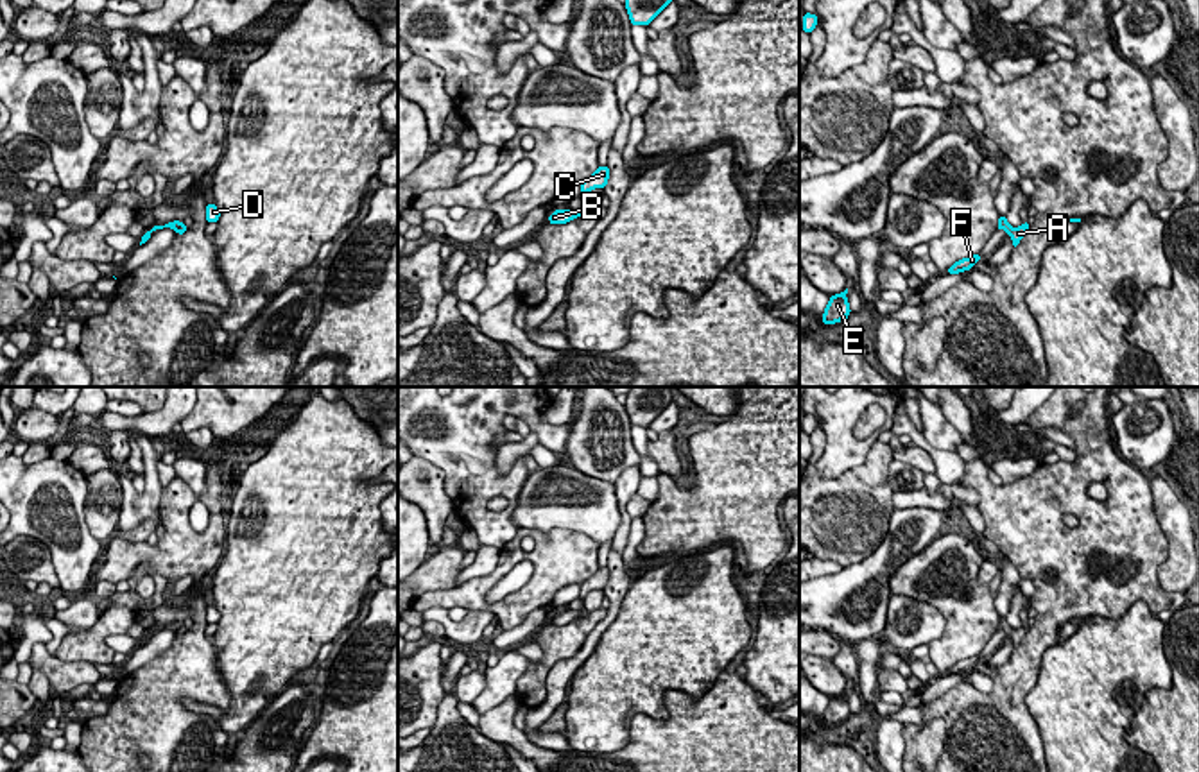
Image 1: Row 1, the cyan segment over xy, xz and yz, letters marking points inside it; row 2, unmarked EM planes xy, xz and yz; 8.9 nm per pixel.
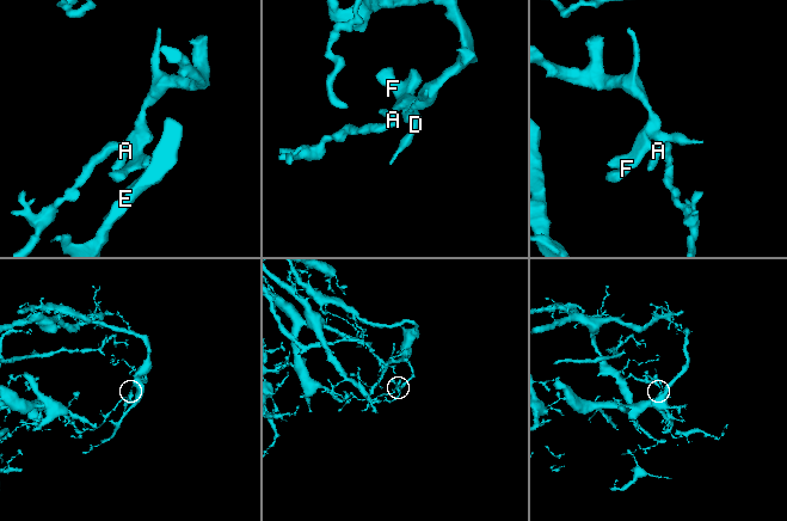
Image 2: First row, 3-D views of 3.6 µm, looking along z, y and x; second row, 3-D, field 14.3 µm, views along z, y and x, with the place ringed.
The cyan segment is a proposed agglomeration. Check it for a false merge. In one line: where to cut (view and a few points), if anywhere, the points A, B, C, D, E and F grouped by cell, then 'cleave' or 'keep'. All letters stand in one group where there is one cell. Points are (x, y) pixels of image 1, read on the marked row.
xy (181, 223), (176, 230) | A C D E F / B | cleave

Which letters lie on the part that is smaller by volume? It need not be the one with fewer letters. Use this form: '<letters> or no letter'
A, C, D, E, F

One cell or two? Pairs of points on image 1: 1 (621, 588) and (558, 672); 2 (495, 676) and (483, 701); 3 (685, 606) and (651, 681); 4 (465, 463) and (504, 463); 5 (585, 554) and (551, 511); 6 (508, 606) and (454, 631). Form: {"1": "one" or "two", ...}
{"1": "one", "2": "one", "3": "one", "4": "two", "5": "two", "6": "two"}

